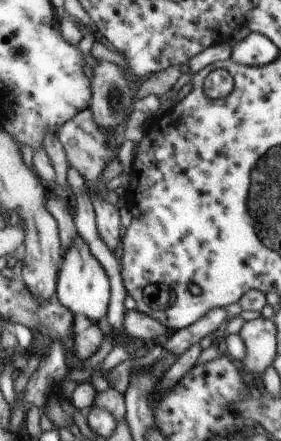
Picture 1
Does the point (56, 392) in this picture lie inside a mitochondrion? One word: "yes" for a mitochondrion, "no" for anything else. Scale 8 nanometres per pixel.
no

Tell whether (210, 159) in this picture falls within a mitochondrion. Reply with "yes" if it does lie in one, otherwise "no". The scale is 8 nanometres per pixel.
no

